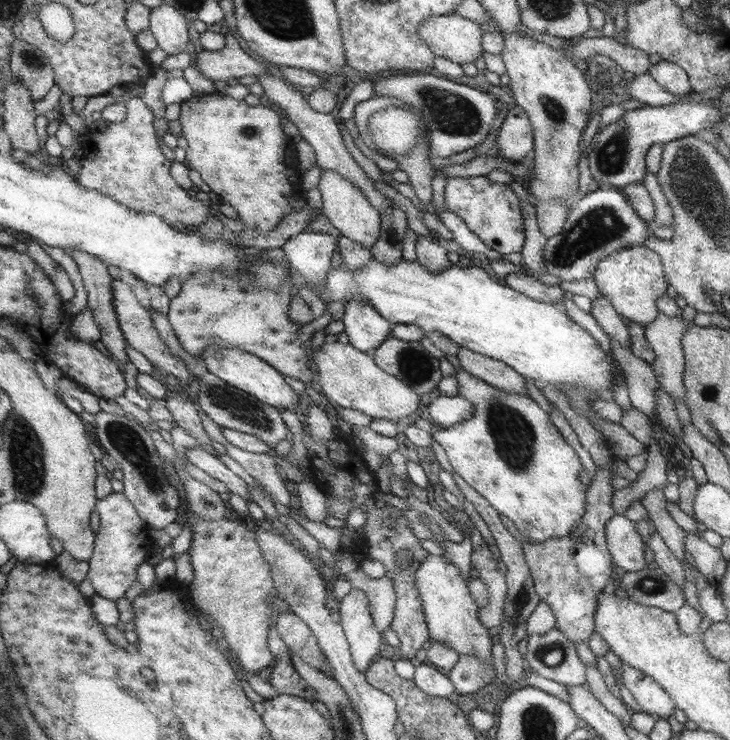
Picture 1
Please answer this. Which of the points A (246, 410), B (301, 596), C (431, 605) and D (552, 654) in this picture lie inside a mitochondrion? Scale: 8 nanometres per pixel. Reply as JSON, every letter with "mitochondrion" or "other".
{"A":"mitochondrion","B":"mitochondrion","C":"other","D":"mitochondrion"}

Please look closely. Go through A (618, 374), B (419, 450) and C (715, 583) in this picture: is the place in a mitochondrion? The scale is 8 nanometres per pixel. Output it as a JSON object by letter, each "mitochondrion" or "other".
{"A":"other","B":"other","C":"other"}

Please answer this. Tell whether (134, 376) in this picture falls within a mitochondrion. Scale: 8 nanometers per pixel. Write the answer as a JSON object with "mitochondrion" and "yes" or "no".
{"mitochondrion":"no"}

